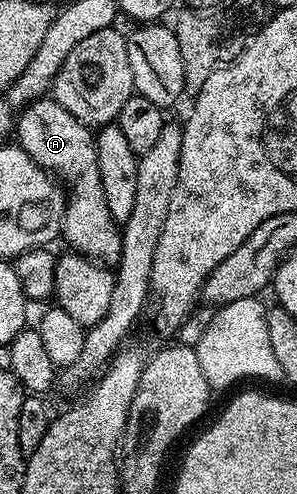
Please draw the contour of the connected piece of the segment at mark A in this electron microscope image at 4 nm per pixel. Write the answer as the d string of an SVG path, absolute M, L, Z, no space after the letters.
M43 96L22 107L16 118L17 134L17 145L28 152L28 156L32 156L40 168L50 171L55 179L68 187L61 233L61 237L66 238L70 245L67 247L75 254L83 254L103 264L117 263L122 252L122 232L105 202L100 169L97 168L95 131L76 120L76 116L72 116L72 112L68 112L68 108L61 106L54 97Z

